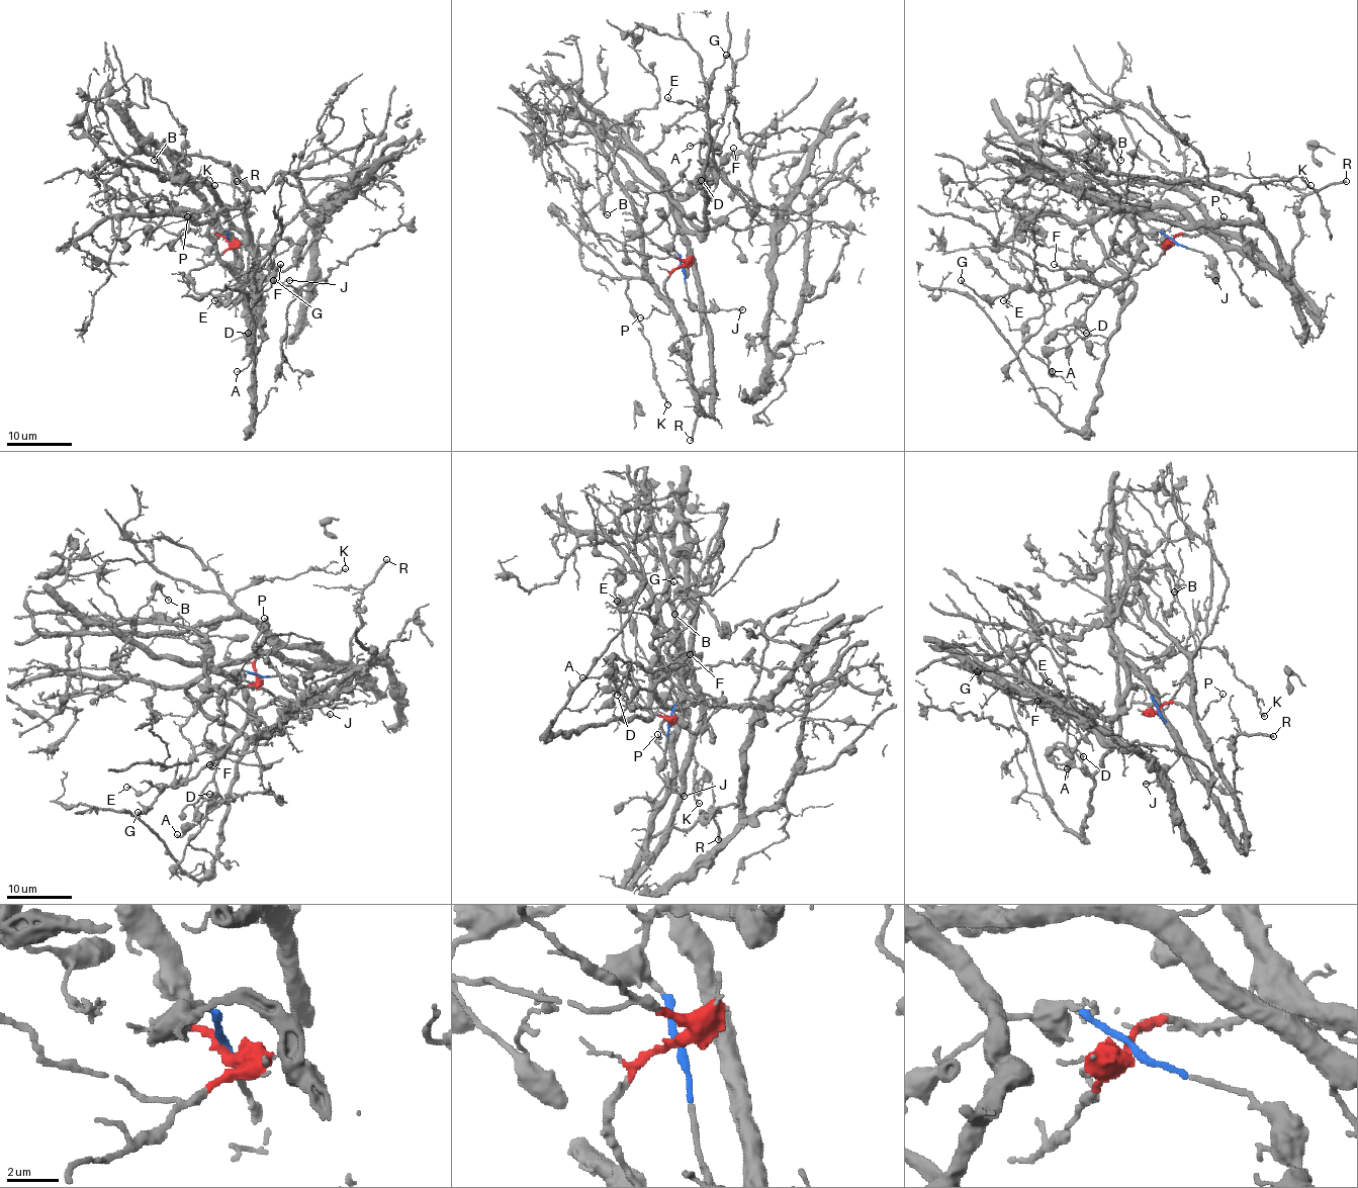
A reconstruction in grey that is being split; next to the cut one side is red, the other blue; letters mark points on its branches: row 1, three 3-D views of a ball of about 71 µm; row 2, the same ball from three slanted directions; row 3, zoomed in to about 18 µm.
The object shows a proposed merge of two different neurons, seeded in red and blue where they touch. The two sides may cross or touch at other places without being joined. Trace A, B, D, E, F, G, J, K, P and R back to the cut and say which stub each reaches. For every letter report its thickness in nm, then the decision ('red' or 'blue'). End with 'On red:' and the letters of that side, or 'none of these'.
A: 160 nm thick; blue
B: 140 nm thick; red
D: 170 nm thick; blue
E: 180 nm thick; blue
F: 120 nm thick; blue
G: 220 nm thick; blue
J: 220 nm thick; blue
K: 150 nm thick; red
P: 100 nm thick; red
R: 280 nm thick; red
On red: B, K, P, R

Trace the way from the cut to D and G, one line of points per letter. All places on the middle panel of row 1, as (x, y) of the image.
D: (682, 268), (673, 237), (706, 229), (706, 177), (701, 171), (701, 180)
G: (682, 268), (673, 237), (706, 229), (705, 189), (716, 169), (706, 100), (711, 74), (724, 63), (726, 54)

